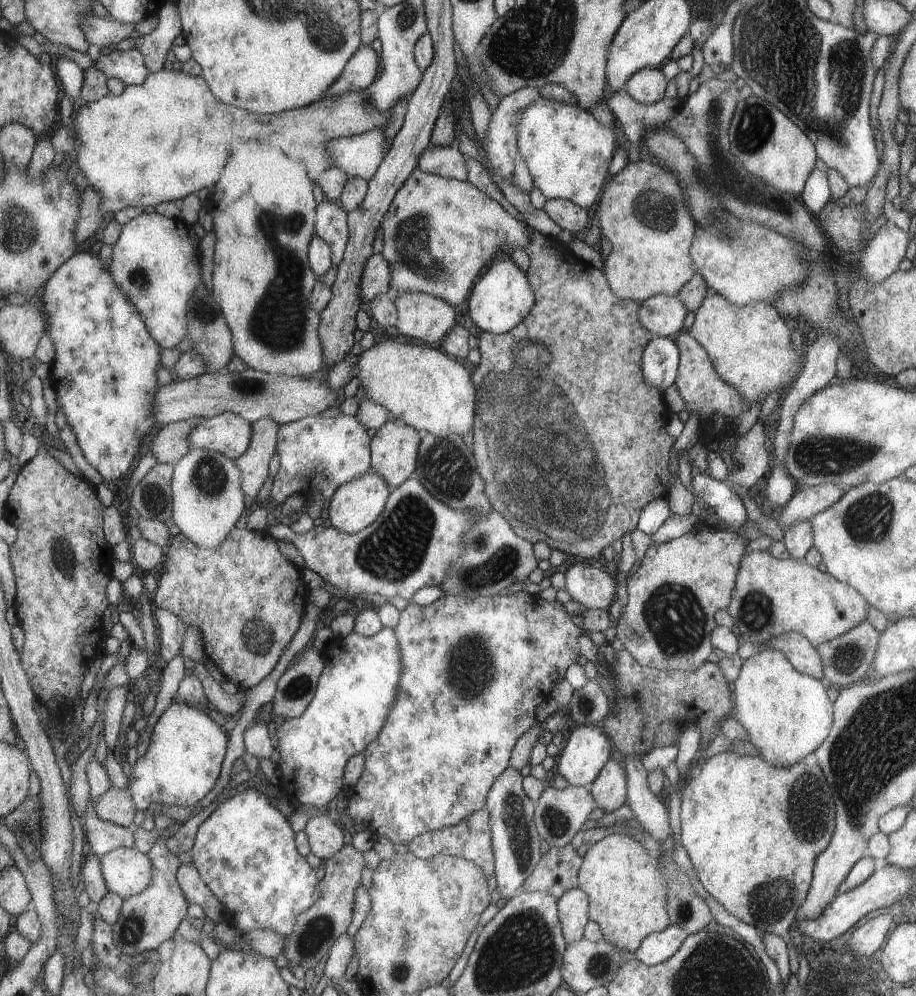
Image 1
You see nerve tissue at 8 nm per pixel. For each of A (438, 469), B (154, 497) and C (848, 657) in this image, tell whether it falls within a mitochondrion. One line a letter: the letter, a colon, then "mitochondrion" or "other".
A: mitochondrion
B: mitochondrion
C: mitochondrion

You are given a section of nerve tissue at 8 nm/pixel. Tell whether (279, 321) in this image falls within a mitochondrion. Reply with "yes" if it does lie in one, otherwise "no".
yes

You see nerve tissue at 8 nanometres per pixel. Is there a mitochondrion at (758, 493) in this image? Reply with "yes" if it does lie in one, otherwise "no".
no

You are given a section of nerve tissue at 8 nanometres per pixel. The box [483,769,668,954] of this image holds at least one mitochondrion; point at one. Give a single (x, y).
(518, 833)

